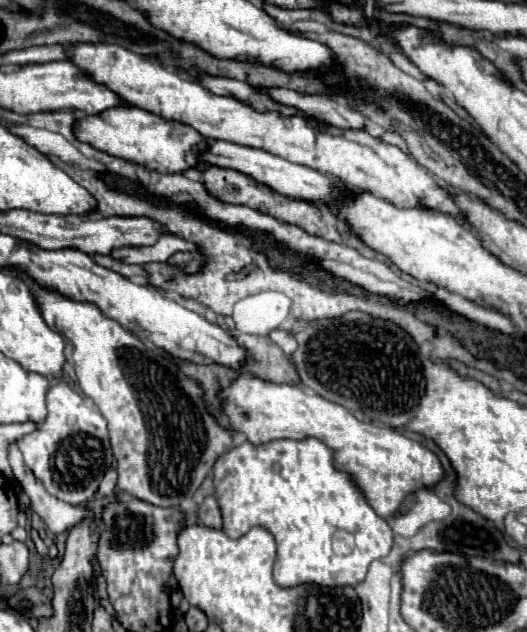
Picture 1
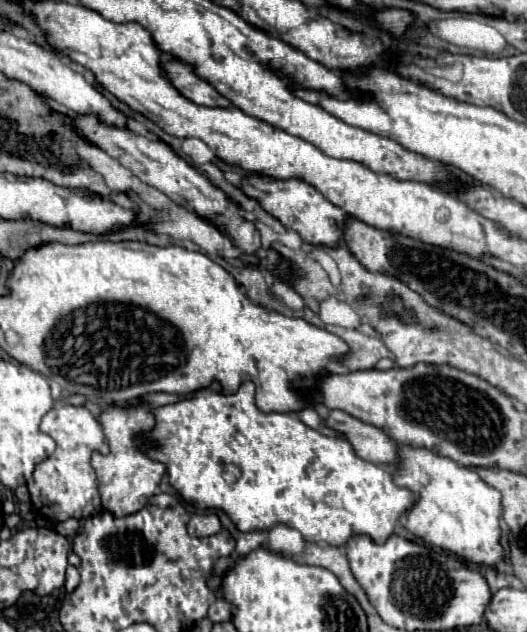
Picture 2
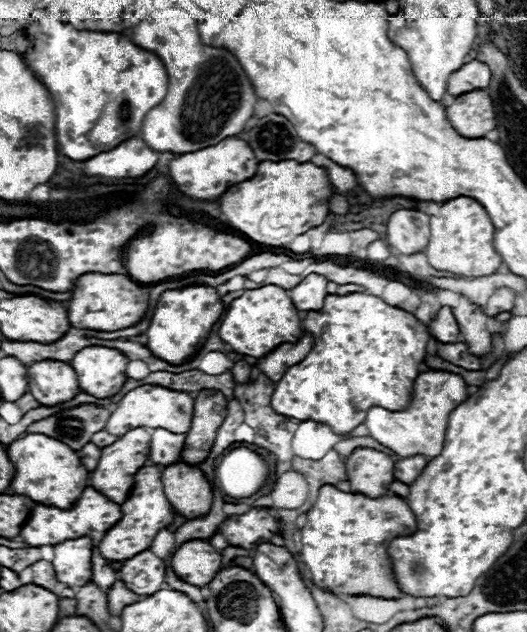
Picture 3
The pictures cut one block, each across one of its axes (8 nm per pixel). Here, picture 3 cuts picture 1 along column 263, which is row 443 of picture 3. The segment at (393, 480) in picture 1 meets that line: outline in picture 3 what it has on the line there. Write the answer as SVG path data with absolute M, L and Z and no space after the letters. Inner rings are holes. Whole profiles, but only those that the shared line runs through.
M438 370L420 372L414 382L412 400L404 410L390 412L380 406L372 406L366 414L364 424L370 432L370 438L374 438L378 444L390 448L394 454L402 458L408 458L412 454L428 454L430 458L434 458L440 454L444 446L450 412L456 406L460 406L466 398L468 398L466 382L458 374L438 372Z

